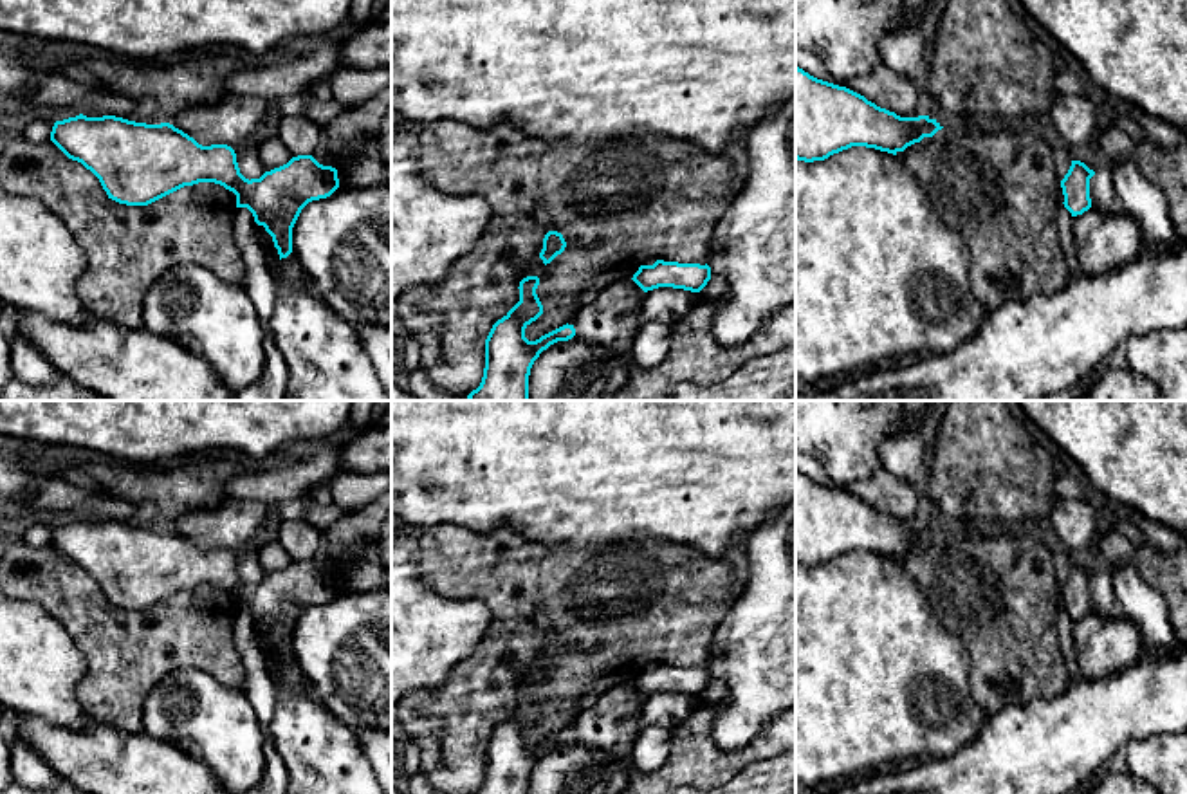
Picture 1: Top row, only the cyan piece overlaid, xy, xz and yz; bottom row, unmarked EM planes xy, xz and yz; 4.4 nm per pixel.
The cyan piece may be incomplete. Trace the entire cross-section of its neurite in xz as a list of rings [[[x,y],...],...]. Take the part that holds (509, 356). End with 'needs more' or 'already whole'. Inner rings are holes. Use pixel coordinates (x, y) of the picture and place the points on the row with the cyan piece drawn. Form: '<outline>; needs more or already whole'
[[[538,276],[520,282],[520,301],[498,319],[485,339],[485,368],[482,383],[469,401],[529,401],[529,375],[543,350],[575,336],[574,325],[563,325],[536,341],[525,337],[525,328],[543,314],[536,294]]]; already whole

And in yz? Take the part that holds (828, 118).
[[[796,65],[796,159],[824,161],[851,146],[897,155],[943,126],[929,115],[900,117],[864,96]]]; already whole

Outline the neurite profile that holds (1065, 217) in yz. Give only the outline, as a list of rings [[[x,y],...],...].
[[[1061,204],[1057,213],[1057,227],[1061,235],[1061,245],[1064,251],[1066,265],[1068,265],[1068,283],[1077,280],[1081,276],[1081,267],[1075,258],[1075,247],[1073,247],[1073,231],[1072,231],[1072,213]]]

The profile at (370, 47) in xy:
[[[391,18],[370,22],[352,36],[334,36],[343,69],[391,69]]]

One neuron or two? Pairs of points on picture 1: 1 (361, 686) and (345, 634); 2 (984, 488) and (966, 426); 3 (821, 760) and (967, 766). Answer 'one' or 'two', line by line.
1: one
2: one
3: two

